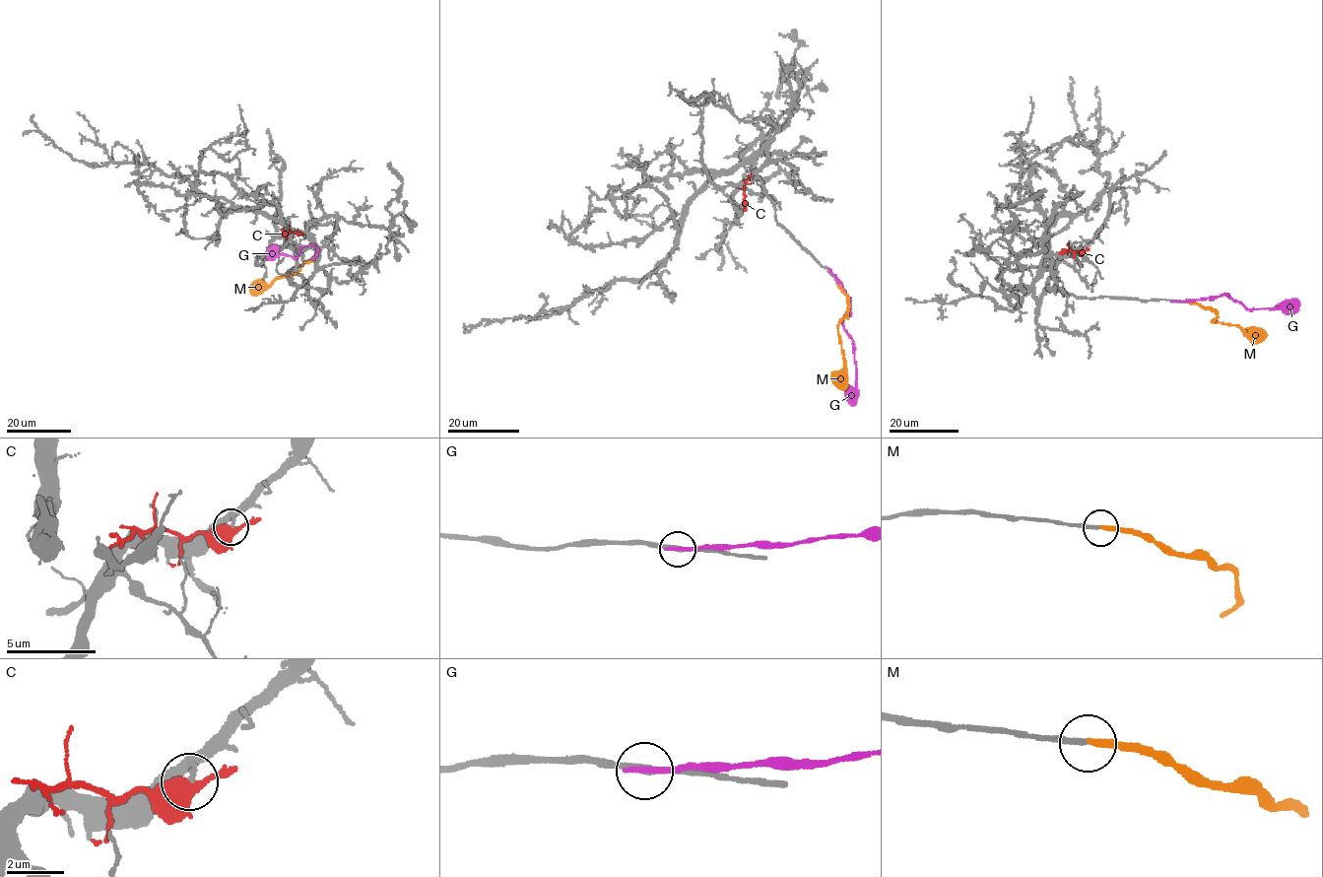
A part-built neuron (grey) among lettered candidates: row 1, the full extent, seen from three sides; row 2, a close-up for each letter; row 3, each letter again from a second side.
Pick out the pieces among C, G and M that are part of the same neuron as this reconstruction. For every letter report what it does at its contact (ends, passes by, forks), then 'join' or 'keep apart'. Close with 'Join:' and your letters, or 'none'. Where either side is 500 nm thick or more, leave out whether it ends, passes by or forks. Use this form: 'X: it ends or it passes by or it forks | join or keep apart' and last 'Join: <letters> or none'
C: it passes by | keep apart
G: it ends | keep apart
M: it ends | join
Join: M

